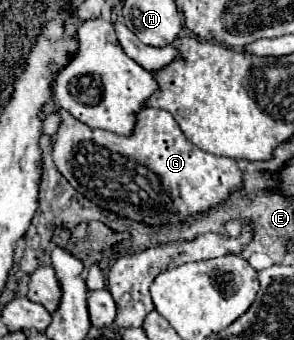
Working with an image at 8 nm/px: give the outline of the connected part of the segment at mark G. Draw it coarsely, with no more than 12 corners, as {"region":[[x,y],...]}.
{"region":[[146,107],[134,135],[62,111],[52,157],[82,197],[150,227],[242,191],[242,169]]}

